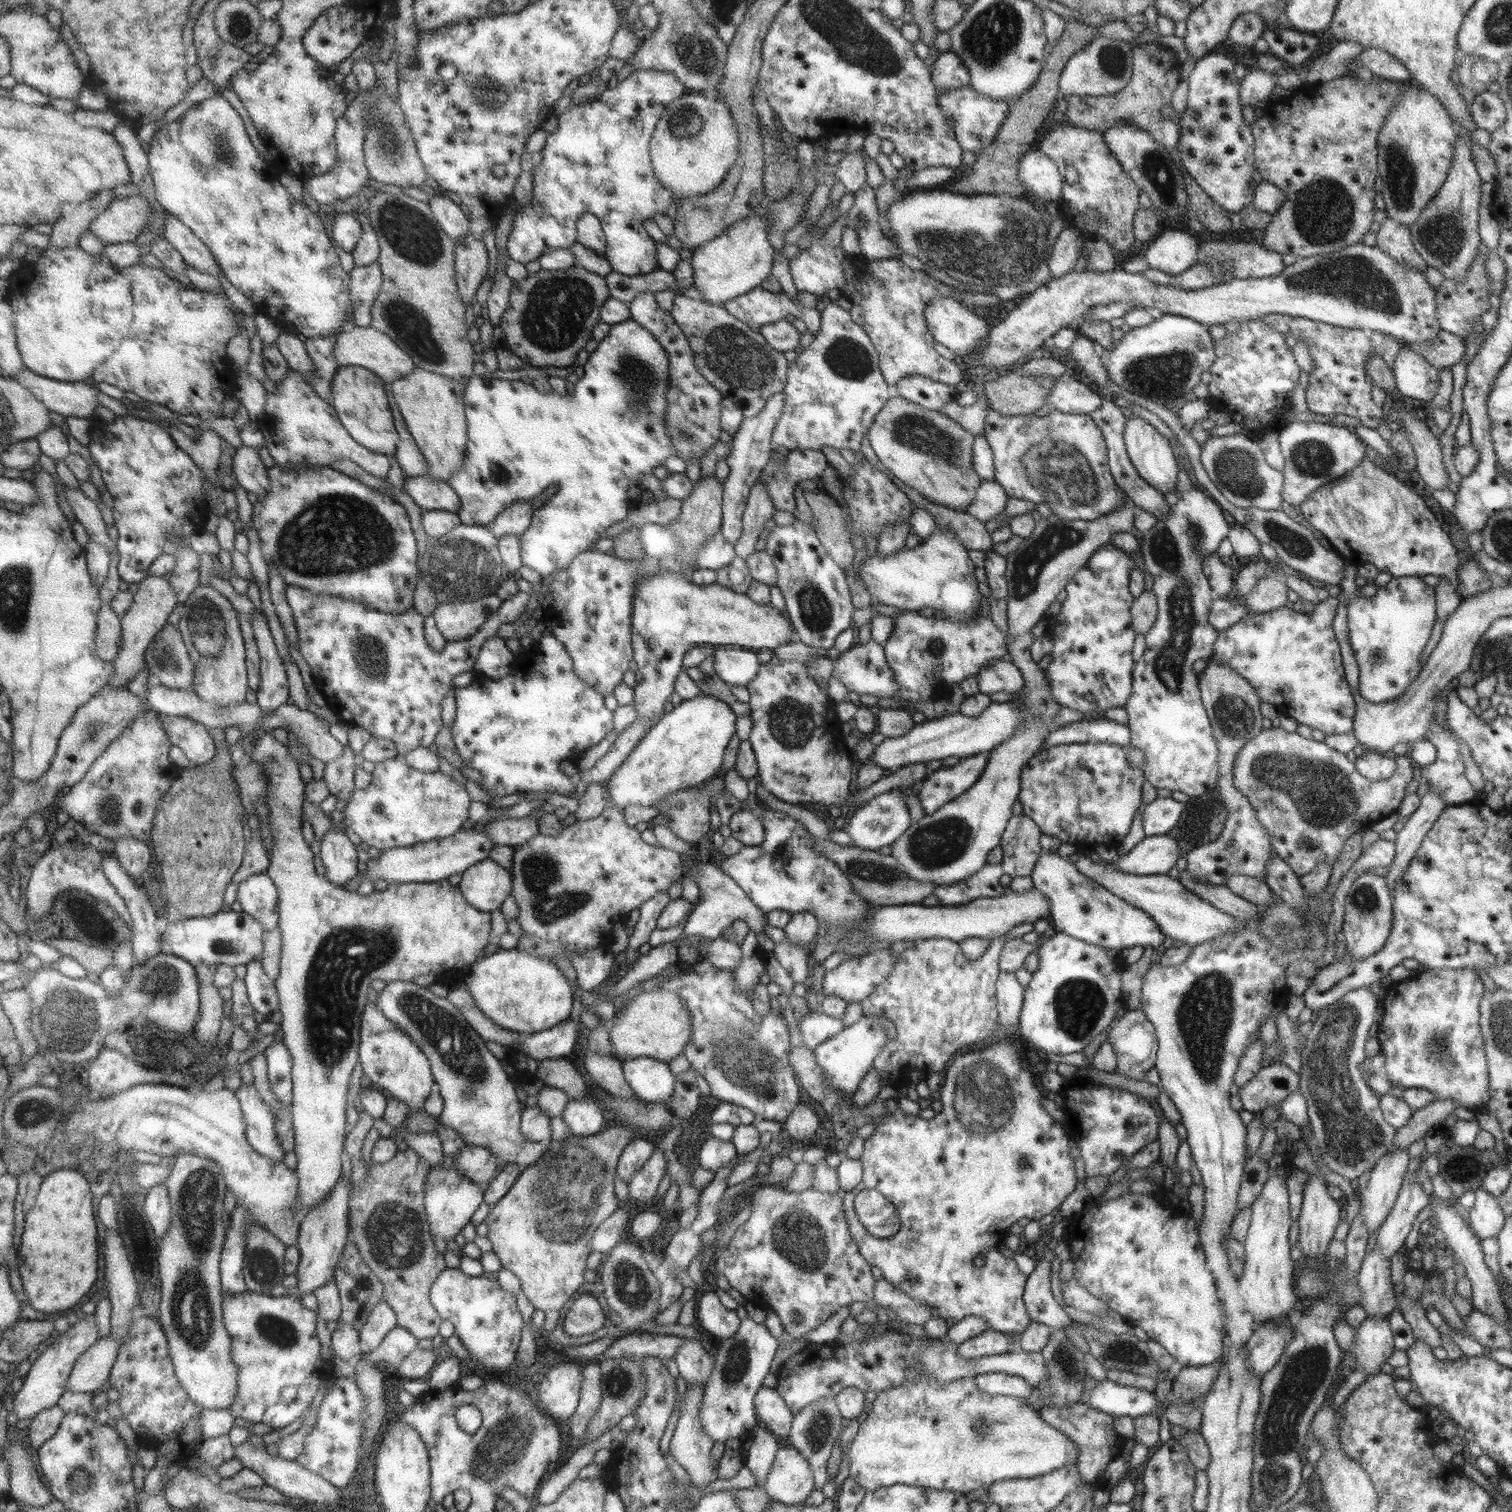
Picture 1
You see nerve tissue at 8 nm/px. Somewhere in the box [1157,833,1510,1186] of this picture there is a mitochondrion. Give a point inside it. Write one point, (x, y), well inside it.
(1353, 1133)

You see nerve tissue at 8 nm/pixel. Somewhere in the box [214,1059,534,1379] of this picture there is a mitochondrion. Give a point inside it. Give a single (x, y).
(392, 1231)

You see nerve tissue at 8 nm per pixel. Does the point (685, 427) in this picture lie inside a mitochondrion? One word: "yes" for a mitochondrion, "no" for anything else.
yes

